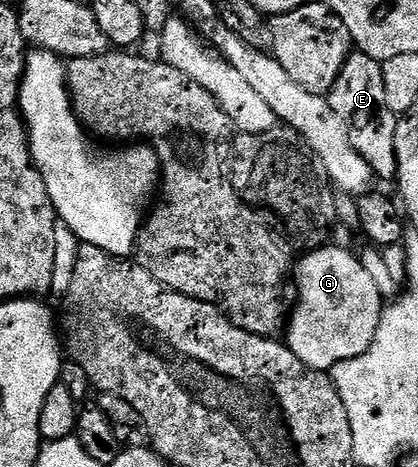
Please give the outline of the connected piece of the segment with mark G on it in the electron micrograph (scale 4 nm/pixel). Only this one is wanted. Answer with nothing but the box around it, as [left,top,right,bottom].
[286,245,386,372]

